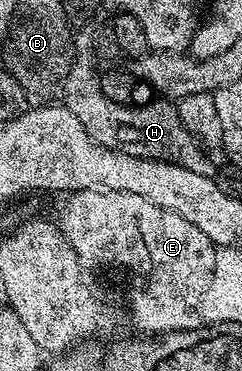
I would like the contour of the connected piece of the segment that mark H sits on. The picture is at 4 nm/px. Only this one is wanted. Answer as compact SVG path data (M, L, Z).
M91 44L75 50L72 66L64 80L62 103L82 123L92 139L107 149L116 149L126 155L149 157L155 161L169 161L186 167L186 171L198 171L198 175L213 176L214 162L208 156L200 140L185 127L180 110L171 100L156 99L150 105L119 105L104 93L102 76L96 70L98 58Z

